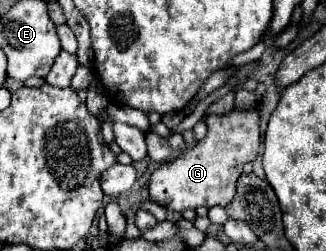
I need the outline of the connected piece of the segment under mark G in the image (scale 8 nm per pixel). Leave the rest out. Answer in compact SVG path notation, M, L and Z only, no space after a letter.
M231 111L227 115L209 115L205 119L209 125L207 137L199 141L193 149L187 149L175 161L161 165L149 179L149 201L165 203L169 211L197 209L201 205L225 207L235 195L235 183L243 171L245 163L253 163L259 153L261 133L259 133L259 111Z

